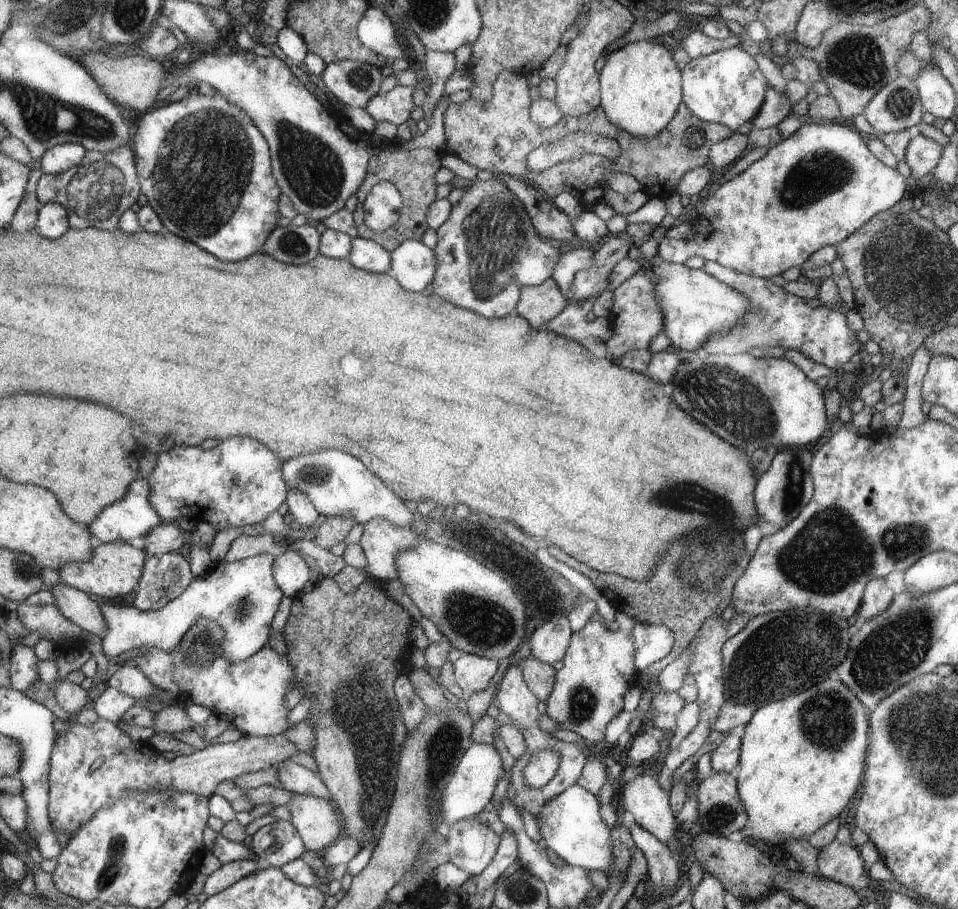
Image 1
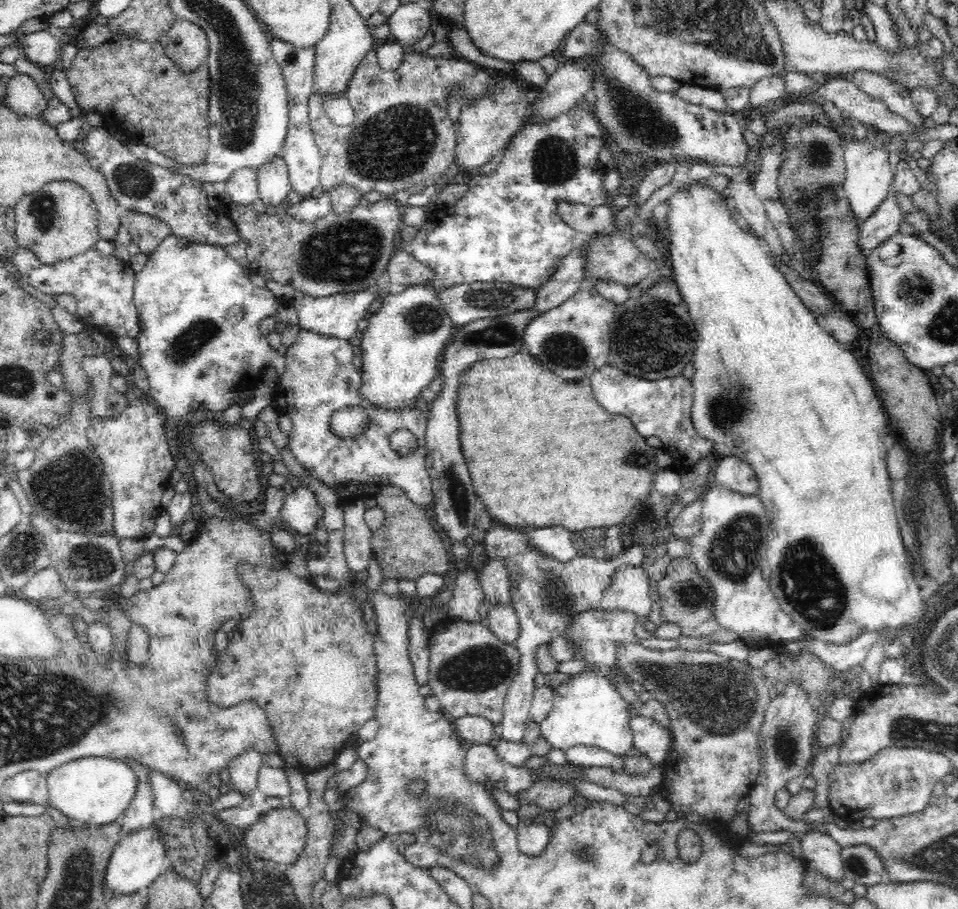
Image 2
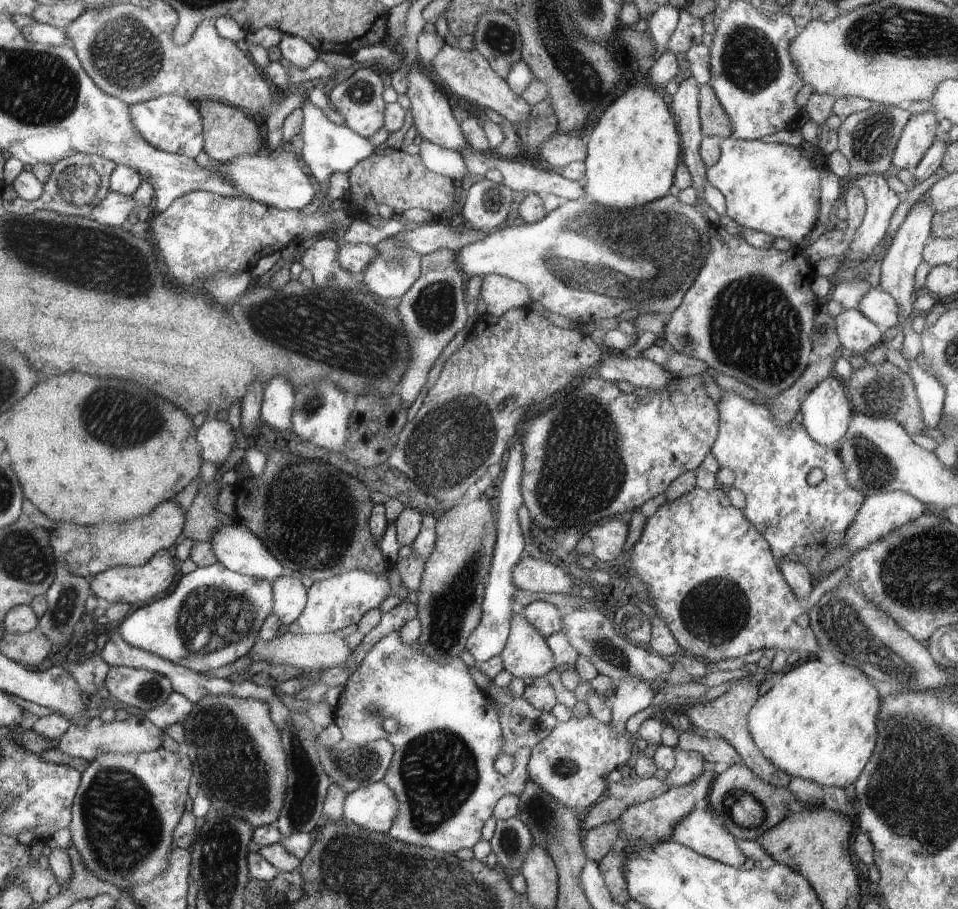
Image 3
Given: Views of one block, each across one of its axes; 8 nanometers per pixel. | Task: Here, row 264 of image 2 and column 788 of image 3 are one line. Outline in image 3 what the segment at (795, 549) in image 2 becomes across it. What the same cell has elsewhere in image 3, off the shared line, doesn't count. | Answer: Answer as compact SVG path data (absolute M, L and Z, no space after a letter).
M810 658L802 666L791 667L749 712L749 731L761 752L787 775L814 781L825 788L848 788L856 782L876 746L881 692L860 669L847 664L829 665Z

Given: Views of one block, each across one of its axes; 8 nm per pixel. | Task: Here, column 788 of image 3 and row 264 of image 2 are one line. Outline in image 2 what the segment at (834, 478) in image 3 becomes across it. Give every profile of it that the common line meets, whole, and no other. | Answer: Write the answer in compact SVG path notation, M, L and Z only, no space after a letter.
M531 97L527 119L502 153L496 170L490 175L479 172L472 175L464 196L452 206L445 205L443 210L430 213L425 225L407 242L406 250L412 258L434 271L428 283L434 289L472 282L504 282L522 290L538 290L556 272L554 260L563 259L576 248L581 238L576 229L560 219L557 204L560 201L586 206L607 204L602 189L603 165L598 159L604 146L600 123L596 122L591 111L578 104L538 121L532 119L534 104L536 97Z

